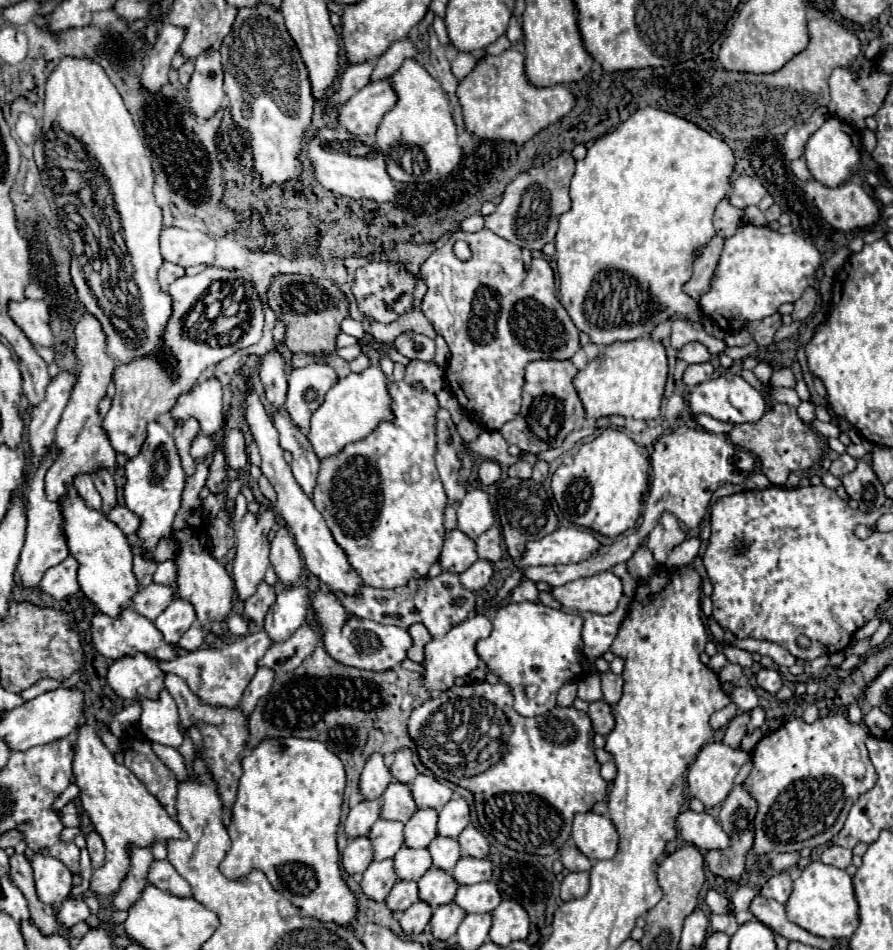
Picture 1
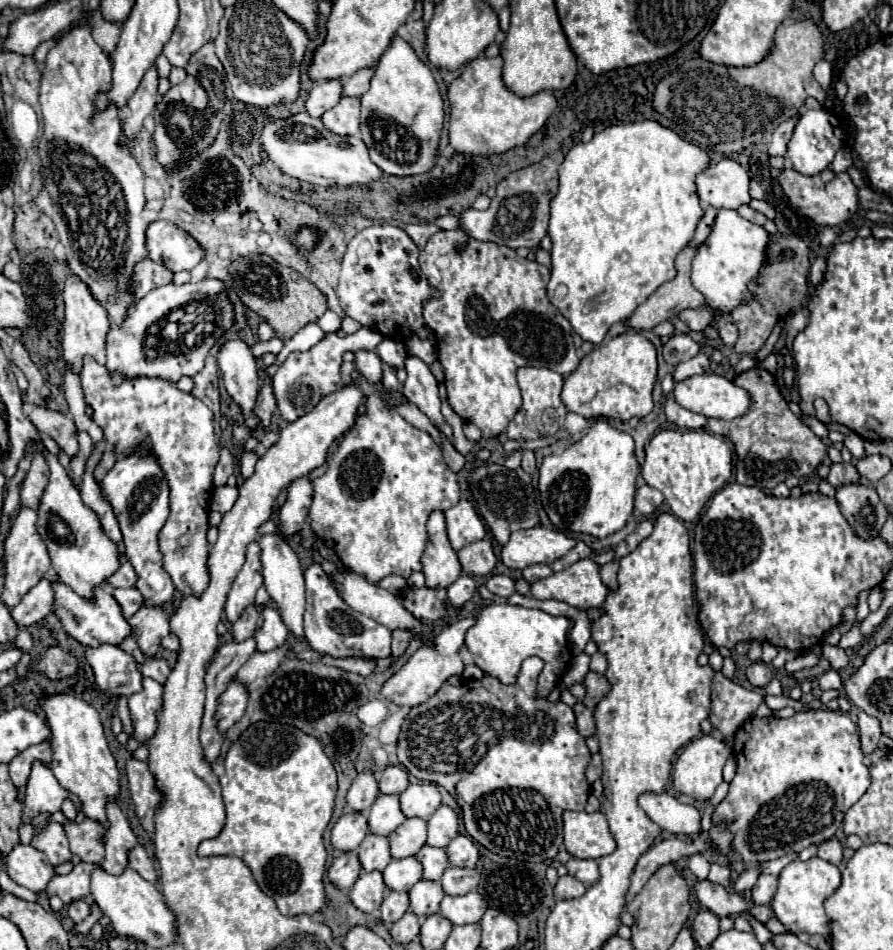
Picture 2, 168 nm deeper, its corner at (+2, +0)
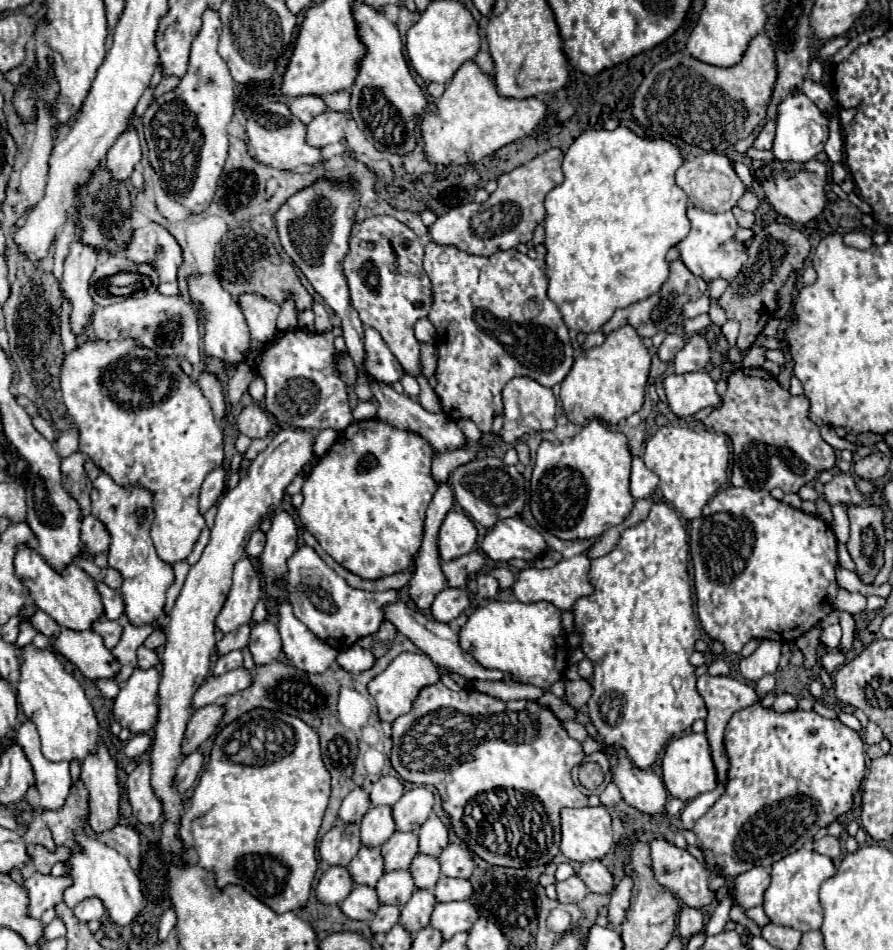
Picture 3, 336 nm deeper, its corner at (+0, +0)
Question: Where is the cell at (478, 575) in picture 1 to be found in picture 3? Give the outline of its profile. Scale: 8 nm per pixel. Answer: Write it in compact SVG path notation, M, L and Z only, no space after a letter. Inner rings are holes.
M444 588L436 600L430 606L432 618L438 622L446 622L450 624L452 620L456 620L470 604L468 592L462 588Z

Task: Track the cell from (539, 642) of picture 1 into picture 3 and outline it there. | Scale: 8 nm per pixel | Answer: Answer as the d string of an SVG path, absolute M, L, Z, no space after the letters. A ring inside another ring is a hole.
M488 600L482 608L476 608L460 628L460 646L484 668L510 672L524 684L550 690L550 686L562 678L566 668L566 640L560 634L560 614L562 612L550 602L524 604L518 600Z

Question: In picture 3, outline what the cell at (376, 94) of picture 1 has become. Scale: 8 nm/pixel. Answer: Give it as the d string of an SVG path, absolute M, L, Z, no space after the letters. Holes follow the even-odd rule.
M324 112L306 124L306 142L316 148L340 142L344 138L346 118L342 112Z

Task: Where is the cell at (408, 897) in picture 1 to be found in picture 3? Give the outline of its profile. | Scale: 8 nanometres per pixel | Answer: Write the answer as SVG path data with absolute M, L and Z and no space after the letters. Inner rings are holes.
M380 906L374 920L370 922L370 930L374 934L386 934L394 924L400 920L400 908L398 906Z

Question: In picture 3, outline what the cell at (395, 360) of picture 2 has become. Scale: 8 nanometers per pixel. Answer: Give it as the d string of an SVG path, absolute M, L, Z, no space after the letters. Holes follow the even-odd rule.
M372 328L364 330L364 352L366 356L362 362L362 370L368 380L392 386L404 376L404 368L400 366L400 362L396 362L396 356Z

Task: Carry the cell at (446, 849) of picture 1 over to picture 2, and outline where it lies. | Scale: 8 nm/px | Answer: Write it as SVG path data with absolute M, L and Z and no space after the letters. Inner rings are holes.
M422 846L422 850L416 854L424 868L424 878L426 880L440 880L444 870L448 868L448 858L444 848L434 848L434 846Z

